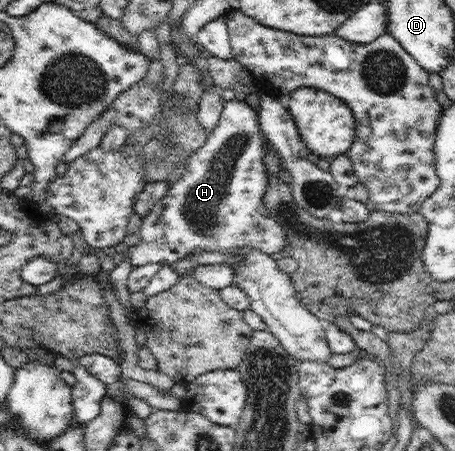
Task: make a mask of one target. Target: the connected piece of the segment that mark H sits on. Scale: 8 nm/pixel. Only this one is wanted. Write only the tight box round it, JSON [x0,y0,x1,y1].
[130,98,288,268]

